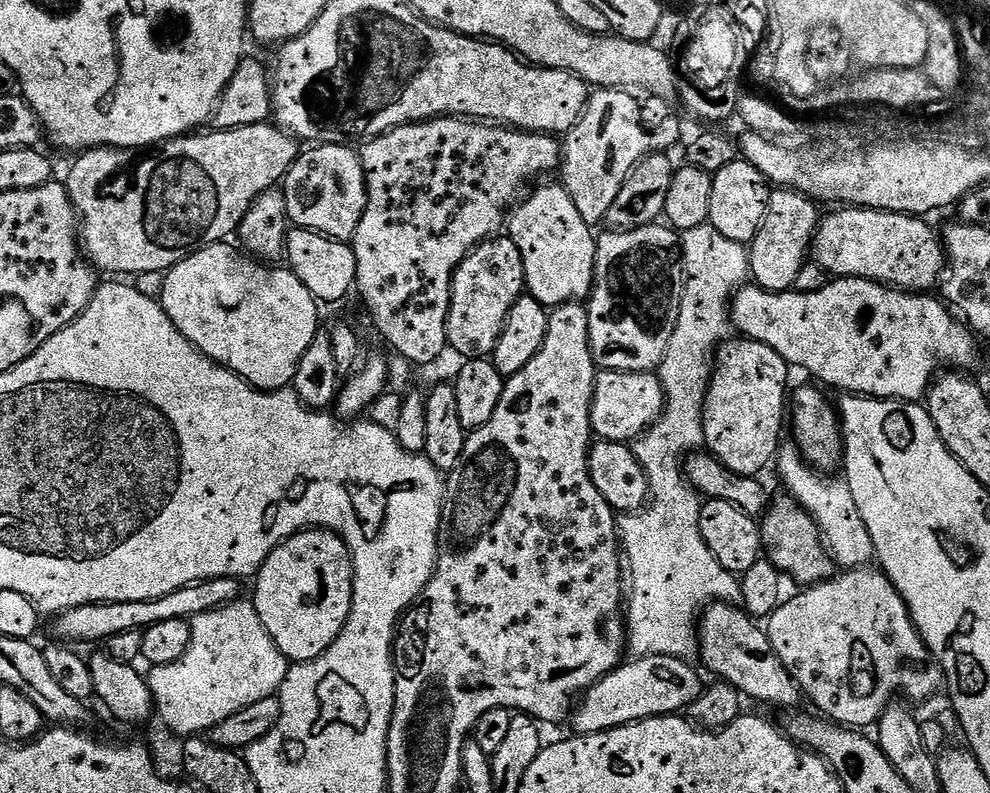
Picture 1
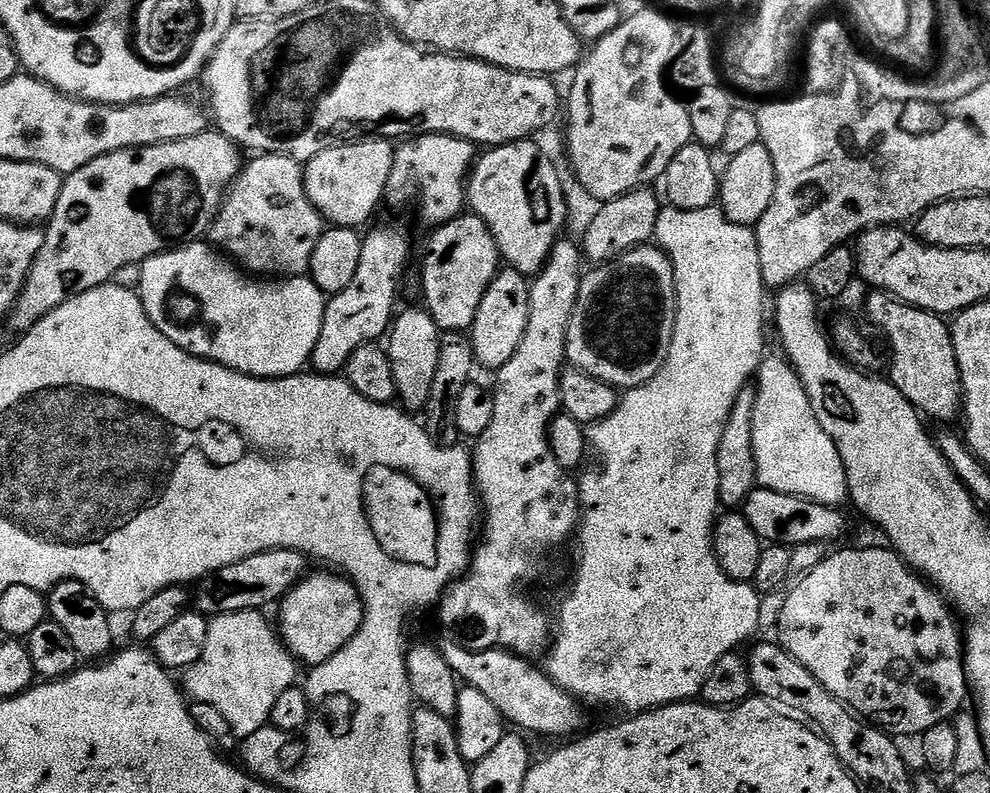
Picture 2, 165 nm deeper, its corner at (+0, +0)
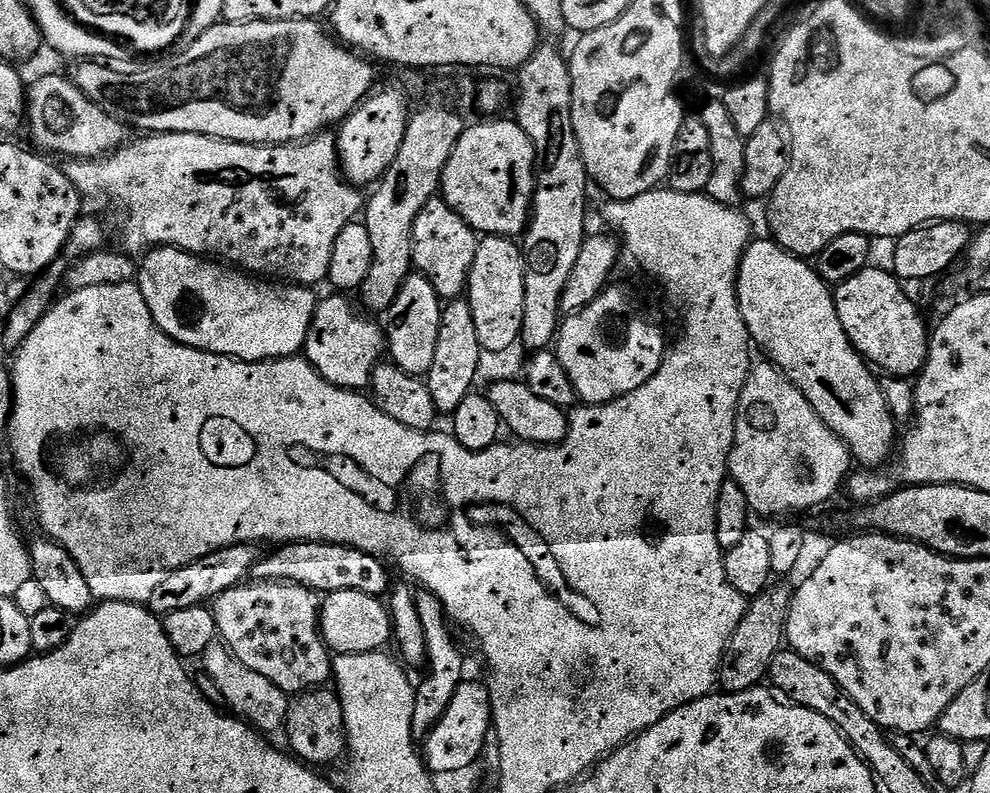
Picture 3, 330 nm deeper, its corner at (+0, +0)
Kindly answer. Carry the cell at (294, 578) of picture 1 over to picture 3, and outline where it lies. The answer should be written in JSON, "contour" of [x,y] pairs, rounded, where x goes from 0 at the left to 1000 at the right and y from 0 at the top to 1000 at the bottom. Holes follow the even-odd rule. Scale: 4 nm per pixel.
{"contour":[[[362,744],[332,747],[323,763],[323,803],[336,825],[353,827],[383,822],[397,811],[396,779],[385,753],[362,749]]]}

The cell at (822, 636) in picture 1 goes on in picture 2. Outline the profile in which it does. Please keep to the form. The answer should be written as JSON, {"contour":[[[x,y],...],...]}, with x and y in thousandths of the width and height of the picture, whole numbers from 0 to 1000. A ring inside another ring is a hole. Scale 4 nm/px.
{"contour":[[[853,691],[849,696],[842,697],[841,701],[840,697],[833,700],[832,706],[826,709],[826,714],[822,714],[822,719],[815,721],[809,731],[803,733],[795,743],[796,753],[793,754],[792,763],[788,767],[786,811],[802,831],[810,835],[810,840],[814,840],[814,845],[818,845],[818,850],[822,850],[822,855],[826,855],[828,864],[843,883],[852,885],[860,898],[865,899],[866,904],[872,905],[878,913],[884,913],[885,917],[893,919],[902,929],[922,928],[922,931],[928,931],[935,921],[939,921],[939,916],[947,916],[961,909],[962,902],[973,890],[974,881],[976,884],[979,881],[978,852],[974,847],[972,792],[966,788],[967,778],[958,758],[932,726],[922,721],[914,711],[912,704],[905,700],[904,695],[893,691]]]}

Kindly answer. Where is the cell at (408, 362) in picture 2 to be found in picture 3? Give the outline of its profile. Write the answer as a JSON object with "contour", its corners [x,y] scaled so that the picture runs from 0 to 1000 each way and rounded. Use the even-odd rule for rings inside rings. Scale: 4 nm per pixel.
{"contour":[[[423,346],[413,347],[412,354],[402,366],[402,376],[390,395],[390,444],[395,458],[401,459],[410,472],[431,475],[438,462],[438,440],[442,438],[442,411],[446,380],[434,356]]]}

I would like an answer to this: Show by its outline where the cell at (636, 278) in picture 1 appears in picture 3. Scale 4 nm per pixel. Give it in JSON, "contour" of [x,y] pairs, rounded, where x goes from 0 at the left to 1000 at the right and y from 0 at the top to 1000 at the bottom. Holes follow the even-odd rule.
{"contour":[[[621,358],[606,368],[596,386],[571,397],[560,430],[561,446],[591,511],[614,509],[644,492],[648,482],[661,477],[671,455],[670,416],[651,395],[636,364]]]}

